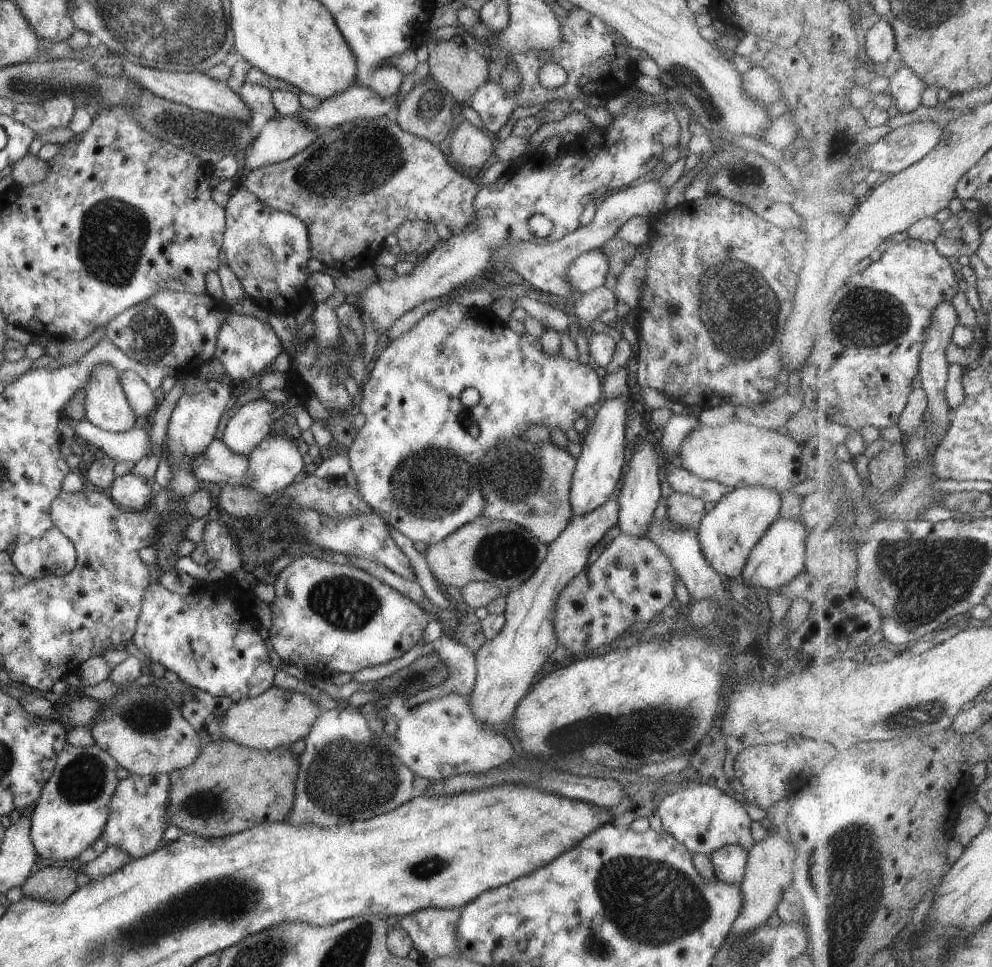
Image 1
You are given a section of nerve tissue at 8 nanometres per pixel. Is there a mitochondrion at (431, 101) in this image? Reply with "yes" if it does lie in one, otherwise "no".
yes

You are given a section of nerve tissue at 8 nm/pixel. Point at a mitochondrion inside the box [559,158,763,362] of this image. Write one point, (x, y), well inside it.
(732, 167)

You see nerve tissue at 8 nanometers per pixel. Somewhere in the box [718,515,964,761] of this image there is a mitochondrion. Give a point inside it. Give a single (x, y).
(922, 717)

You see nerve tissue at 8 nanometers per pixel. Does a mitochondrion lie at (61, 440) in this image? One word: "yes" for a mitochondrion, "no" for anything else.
no

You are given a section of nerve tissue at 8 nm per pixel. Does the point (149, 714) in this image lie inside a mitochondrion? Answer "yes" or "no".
yes

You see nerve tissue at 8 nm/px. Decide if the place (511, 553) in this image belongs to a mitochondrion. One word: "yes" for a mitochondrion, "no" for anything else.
yes

